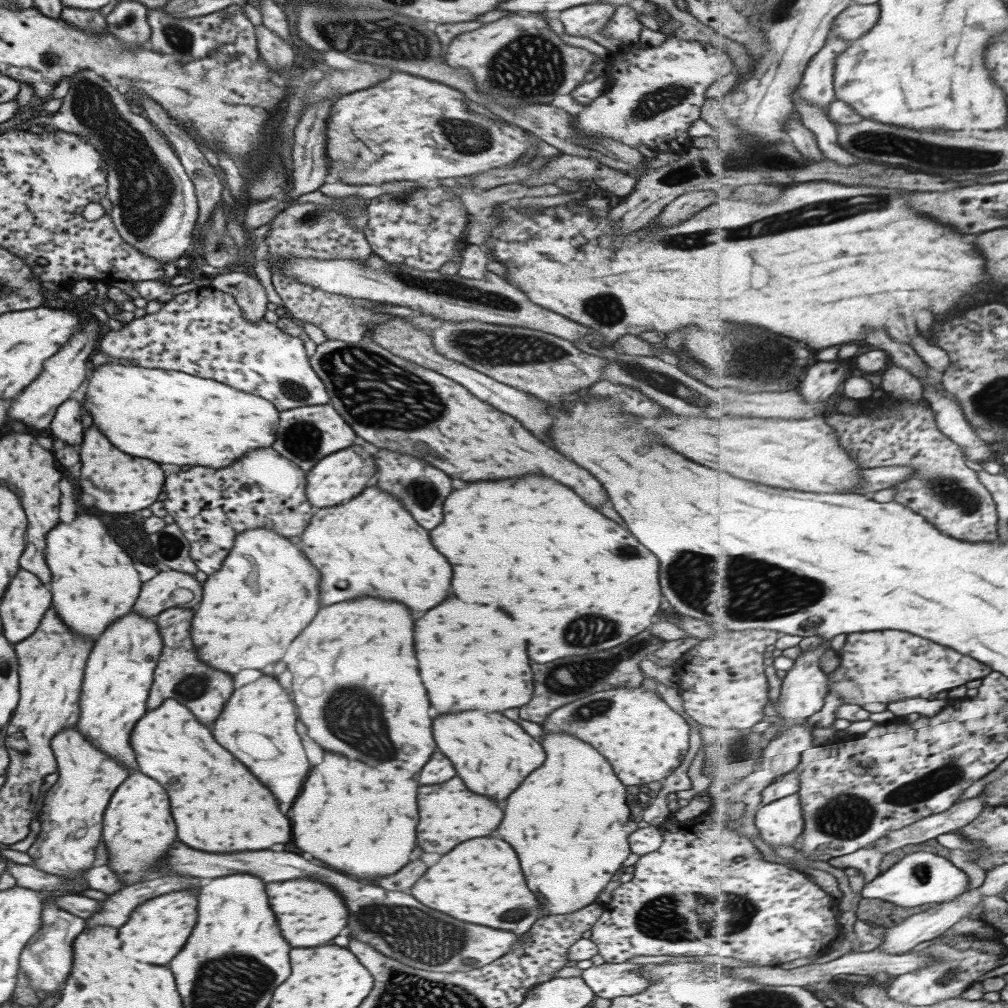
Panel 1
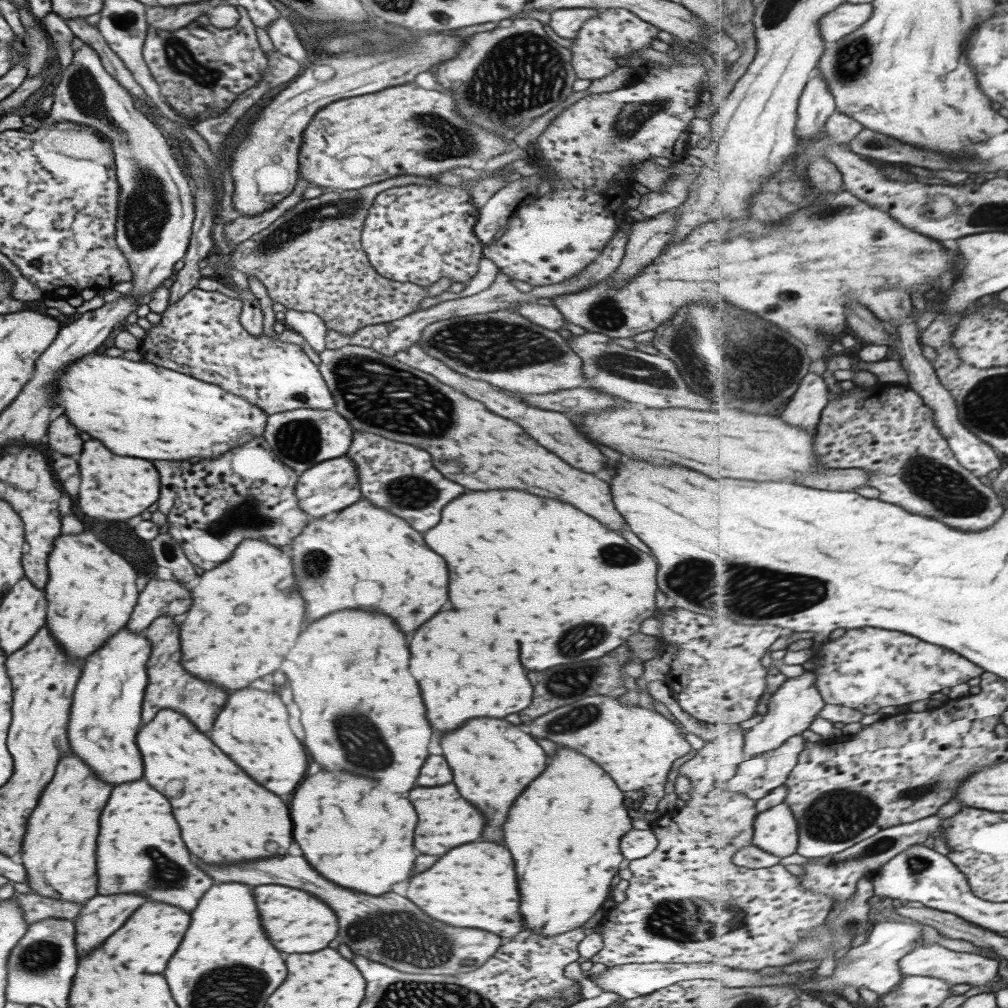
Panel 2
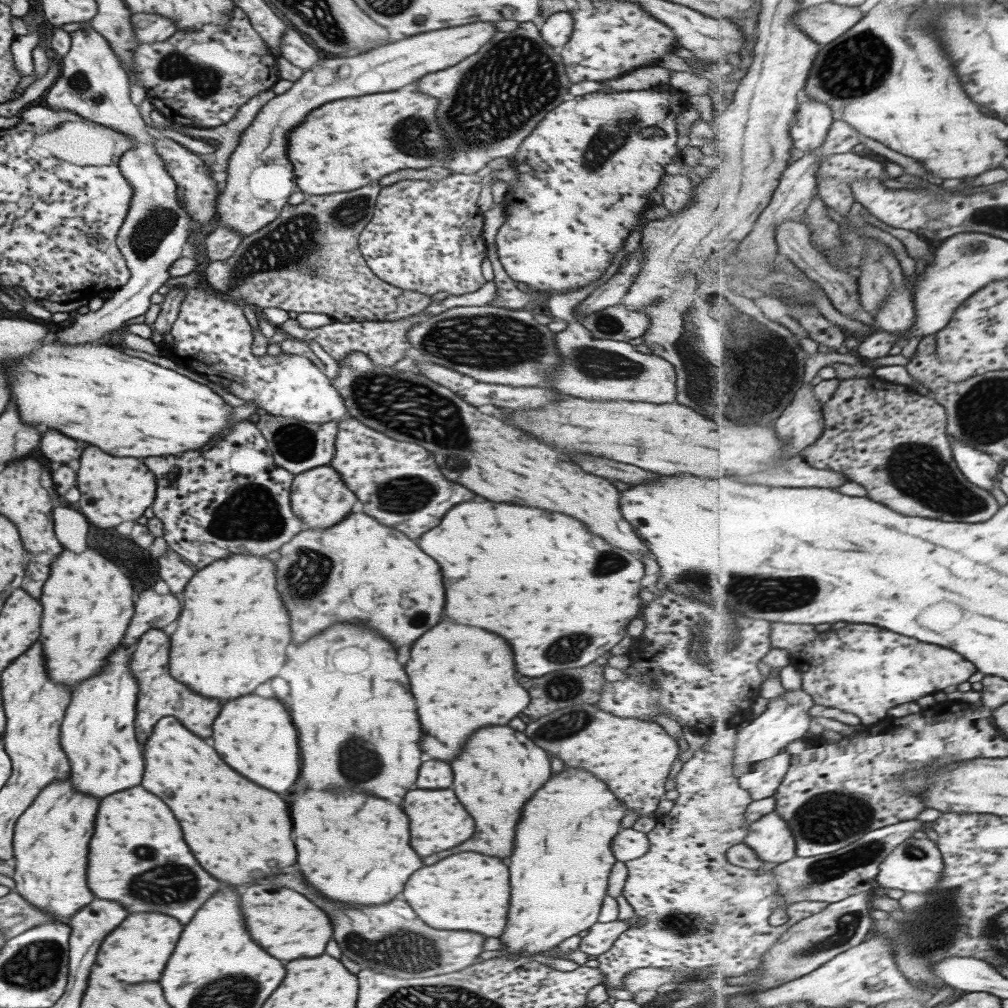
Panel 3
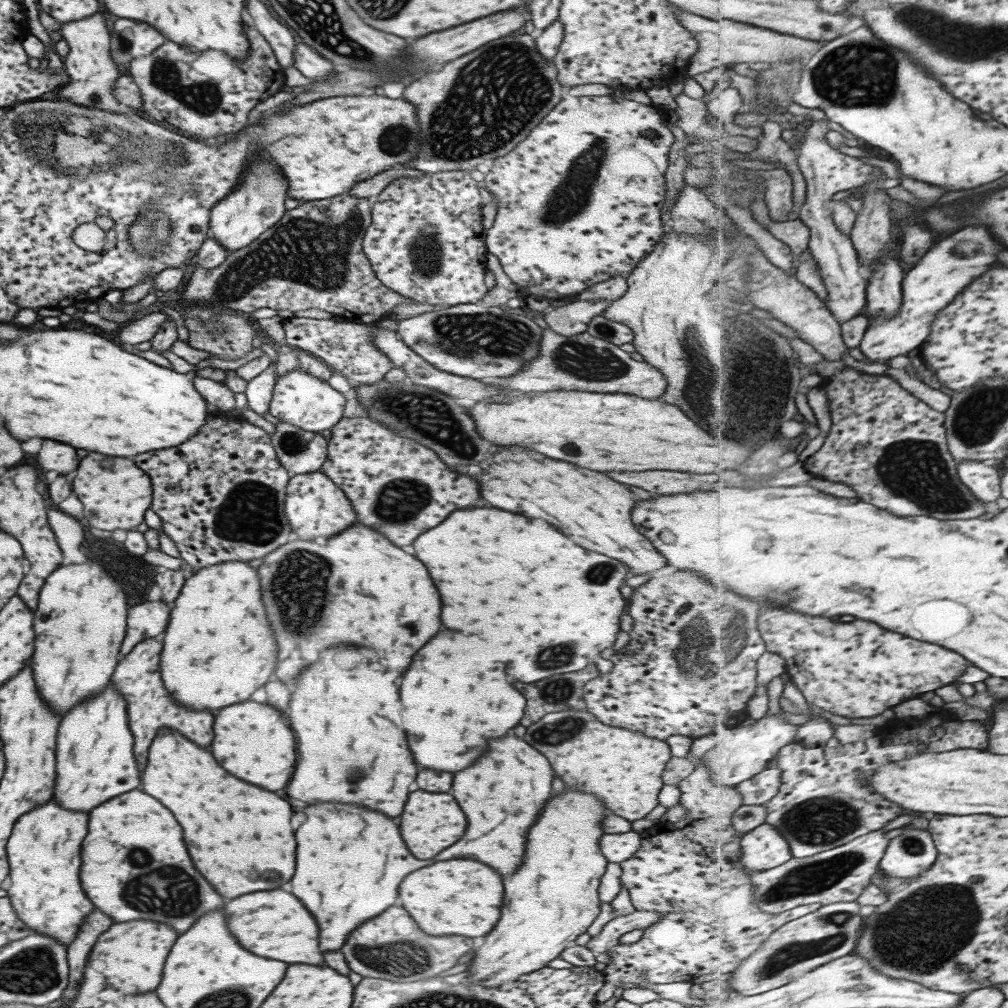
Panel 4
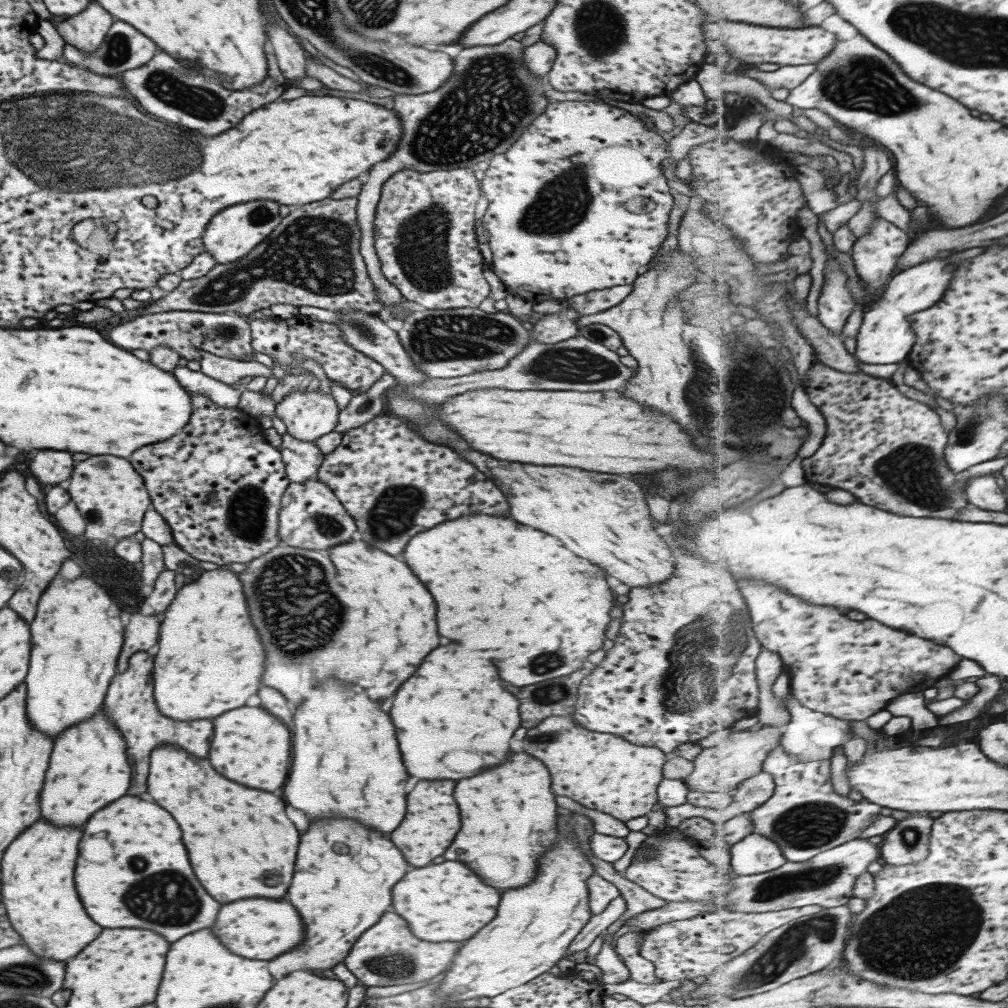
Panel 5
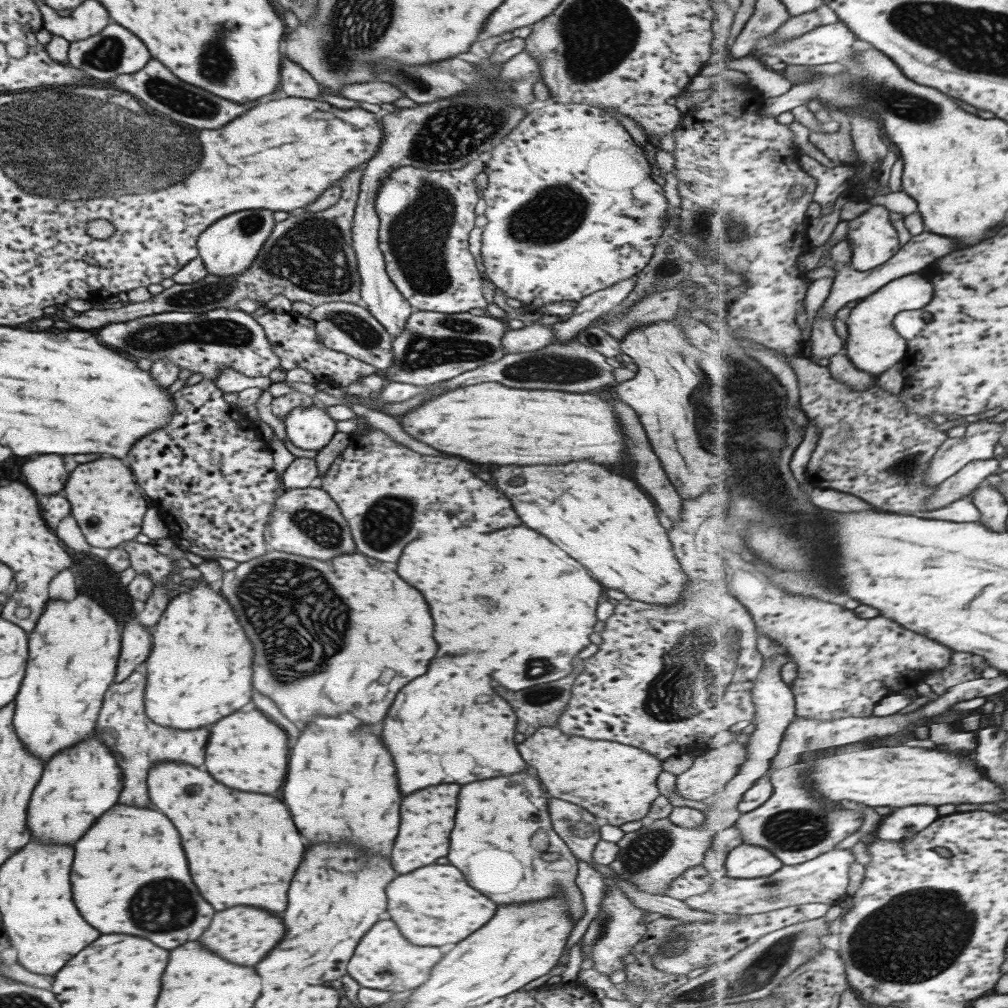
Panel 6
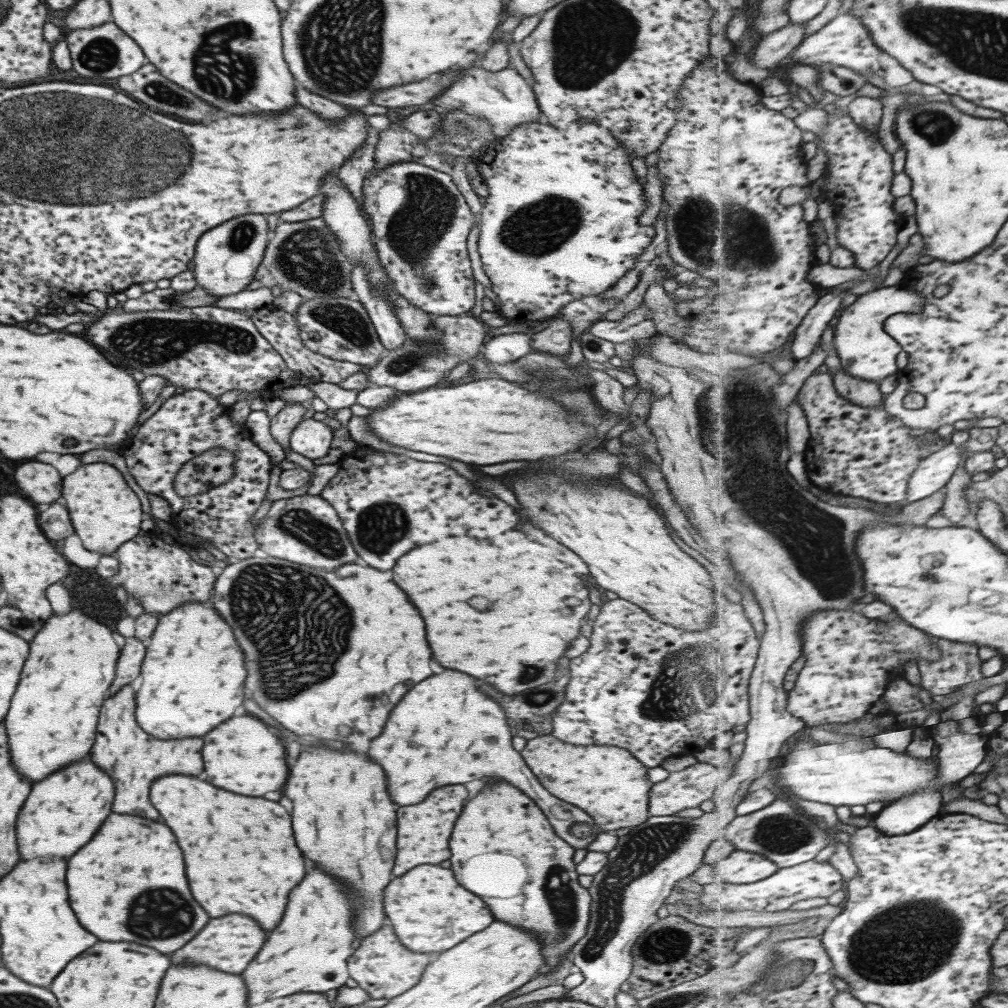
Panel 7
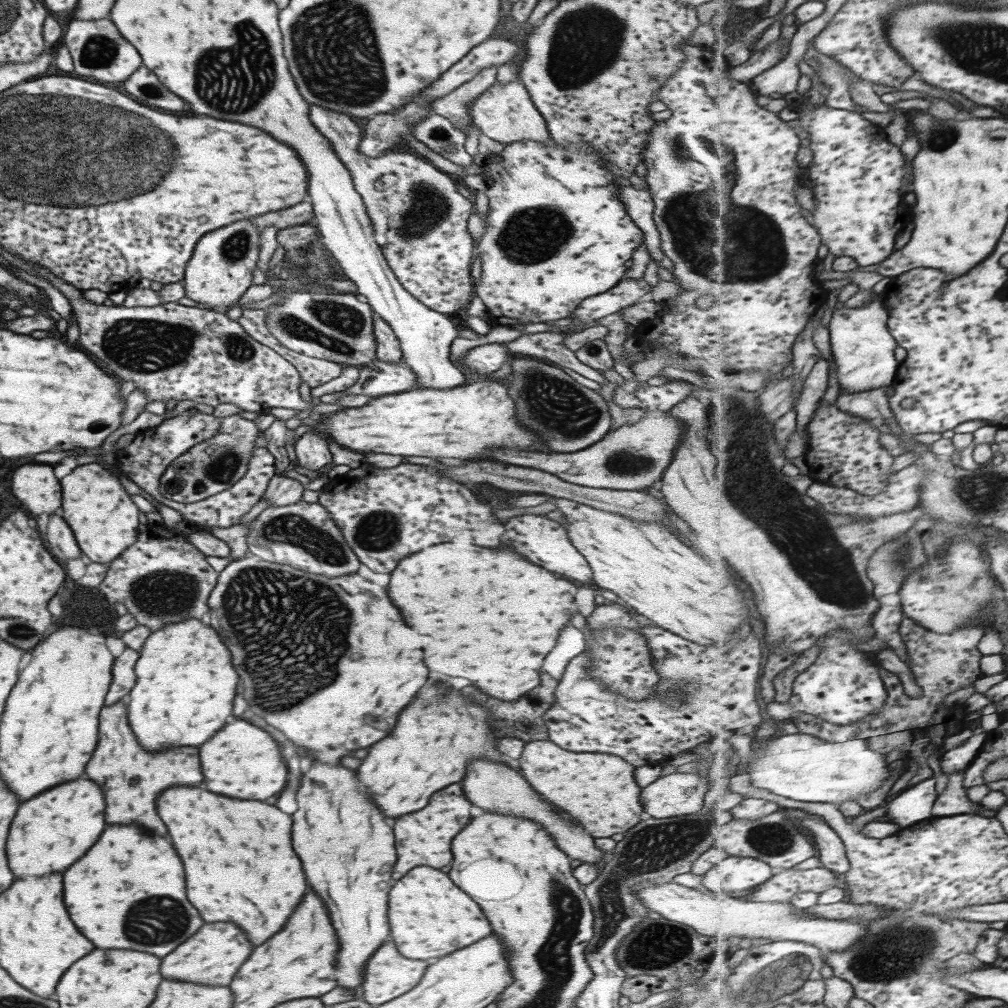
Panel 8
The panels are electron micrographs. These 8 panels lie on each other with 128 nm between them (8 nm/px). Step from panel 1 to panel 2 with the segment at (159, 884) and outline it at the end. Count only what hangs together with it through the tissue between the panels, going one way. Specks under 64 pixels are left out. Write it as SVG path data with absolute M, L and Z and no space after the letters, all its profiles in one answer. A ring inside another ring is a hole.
M96 895L89 899L71 921L77 959L95 950L109 934L113 934L127 916L143 902L139 895Z

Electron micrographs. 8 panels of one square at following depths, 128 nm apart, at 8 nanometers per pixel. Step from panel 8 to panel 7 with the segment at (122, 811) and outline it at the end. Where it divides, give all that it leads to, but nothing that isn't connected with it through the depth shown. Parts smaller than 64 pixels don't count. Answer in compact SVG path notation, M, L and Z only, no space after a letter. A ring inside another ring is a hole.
M127 637L119 650L115 666L114 679L108 688L107 698L103 700L98 714L94 742L91 745L91 762L111 776L115 798L111 802L111 812L143 816L157 820L159 814L149 804L147 796L151 782L167 774L199 776L201 774L201 738L183 738L183 740L157 740L143 732L135 722L135 692L129 684L140 674L140 665L145 647L137 638Z

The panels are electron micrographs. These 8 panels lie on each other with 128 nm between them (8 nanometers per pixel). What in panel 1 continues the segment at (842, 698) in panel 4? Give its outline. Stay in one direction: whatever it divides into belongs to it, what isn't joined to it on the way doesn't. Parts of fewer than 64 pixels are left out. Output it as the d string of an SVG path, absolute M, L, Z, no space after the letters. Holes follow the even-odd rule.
M857 632L847 638L841 654L841 668L828 674L830 692L839 692L845 703L891 704L905 698L931 698L943 690L963 686L971 680L989 676L993 670L971 656L963 656L953 648L913 636L909 632Z

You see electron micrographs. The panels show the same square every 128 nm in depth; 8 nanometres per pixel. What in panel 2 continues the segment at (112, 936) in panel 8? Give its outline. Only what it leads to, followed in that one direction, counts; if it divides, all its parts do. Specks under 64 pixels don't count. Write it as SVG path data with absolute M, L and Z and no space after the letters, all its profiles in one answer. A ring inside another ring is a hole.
M143 780L119 784L111 790L99 816L95 846L96 895L141 894L147 902L163 902L189 914L213 880L191 862L191 856L187 856L189 852L179 838L179 828L165 796Z

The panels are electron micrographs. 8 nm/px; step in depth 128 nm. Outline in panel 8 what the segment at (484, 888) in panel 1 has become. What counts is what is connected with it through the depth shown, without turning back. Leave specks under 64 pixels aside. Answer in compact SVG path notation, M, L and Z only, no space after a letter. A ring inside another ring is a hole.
M427 866L411 868L407 876L397 880L389 890L387 906L391 940L395 942L397 952L405 958L409 956L409 959L433 961L491 934L489 924L477 904L455 888L447 874Z

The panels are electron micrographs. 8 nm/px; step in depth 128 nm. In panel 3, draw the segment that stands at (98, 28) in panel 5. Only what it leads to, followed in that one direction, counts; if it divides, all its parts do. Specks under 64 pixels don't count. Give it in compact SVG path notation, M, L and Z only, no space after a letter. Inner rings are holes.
M90 25L79 28L68 34L70 39L70 48L61 57L61 70L54 82L45 90L45 102L47 107L52 111L69 111L79 115L82 119L91 120L93 123L99 124L101 127L111 128L116 134L123 134L130 142L130 148L123 150L119 154L119 171L121 175L133 187L133 196L129 200L129 208L127 214L120 224L120 229L117 231L115 244L122 254L126 267L130 272L130 278L127 282L116 290L112 290L112 295L106 300L103 300L102 306L96 311L87 311L85 314L75 314L73 316L73 324L61 332L57 332L55 336L61 342L97 342L97 340L105 341L107 332L118 331L121 332L124 328L124 322L145 314L149 308L149 296L159 288L159 286L166 284L170 277L167 274L167 269L171 263L175 262L181 254L183 244L187 242L189 229L192 227L187 214L183 212L179 200L177 200L177 188L175 182L168 176L167 168L163 166L163 160L159 158L159 154L155 152L153 145L153 136L148 126L145 125L141 115L137 111L137 107L131 104L129 96L129 78L119 65L119 59L115 57L115 53L111 51L107 40L98 32L95 32Z

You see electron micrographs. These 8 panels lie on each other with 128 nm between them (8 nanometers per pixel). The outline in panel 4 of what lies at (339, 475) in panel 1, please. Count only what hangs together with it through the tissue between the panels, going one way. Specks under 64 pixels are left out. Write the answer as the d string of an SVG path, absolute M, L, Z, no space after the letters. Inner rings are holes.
M321 471L290 477L285 487L284 516L298 540L322 541L356 522L356 515L347 496Z

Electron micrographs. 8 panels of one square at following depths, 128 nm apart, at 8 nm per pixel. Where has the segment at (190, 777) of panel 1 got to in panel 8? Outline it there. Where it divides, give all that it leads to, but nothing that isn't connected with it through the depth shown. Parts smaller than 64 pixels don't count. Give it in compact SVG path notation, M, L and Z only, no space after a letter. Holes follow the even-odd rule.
M173 786L159 792L155 800L157 814L167 828L177 856L183 862L187 900L199 912L201 920L205 924L233 922L247 934L251 946L259 946L279 932L307 890L301 866L297 864L299 858L291 850L291 818L279 812L275 806L263 802L215 796L199 788Z

